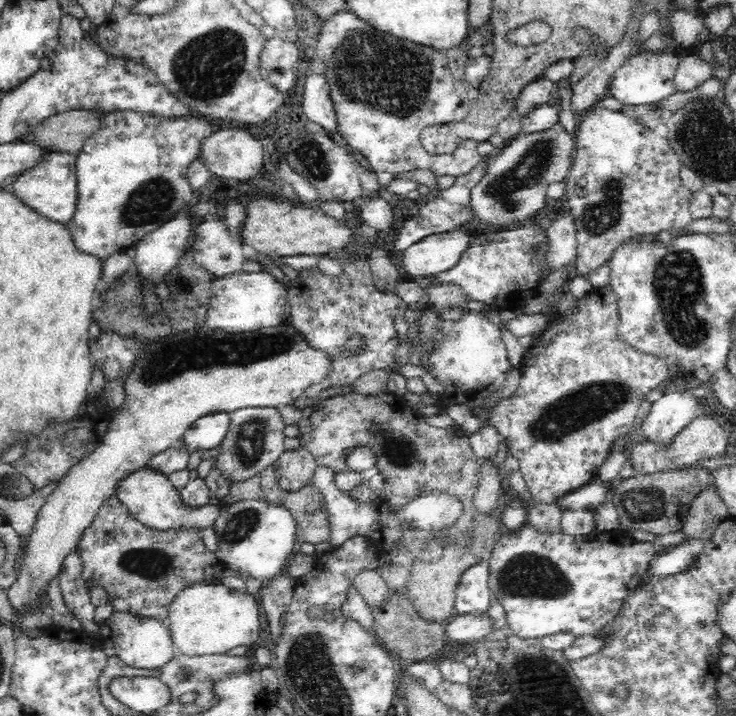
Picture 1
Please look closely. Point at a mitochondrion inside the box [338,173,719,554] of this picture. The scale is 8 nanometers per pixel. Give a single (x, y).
(678, 283)

